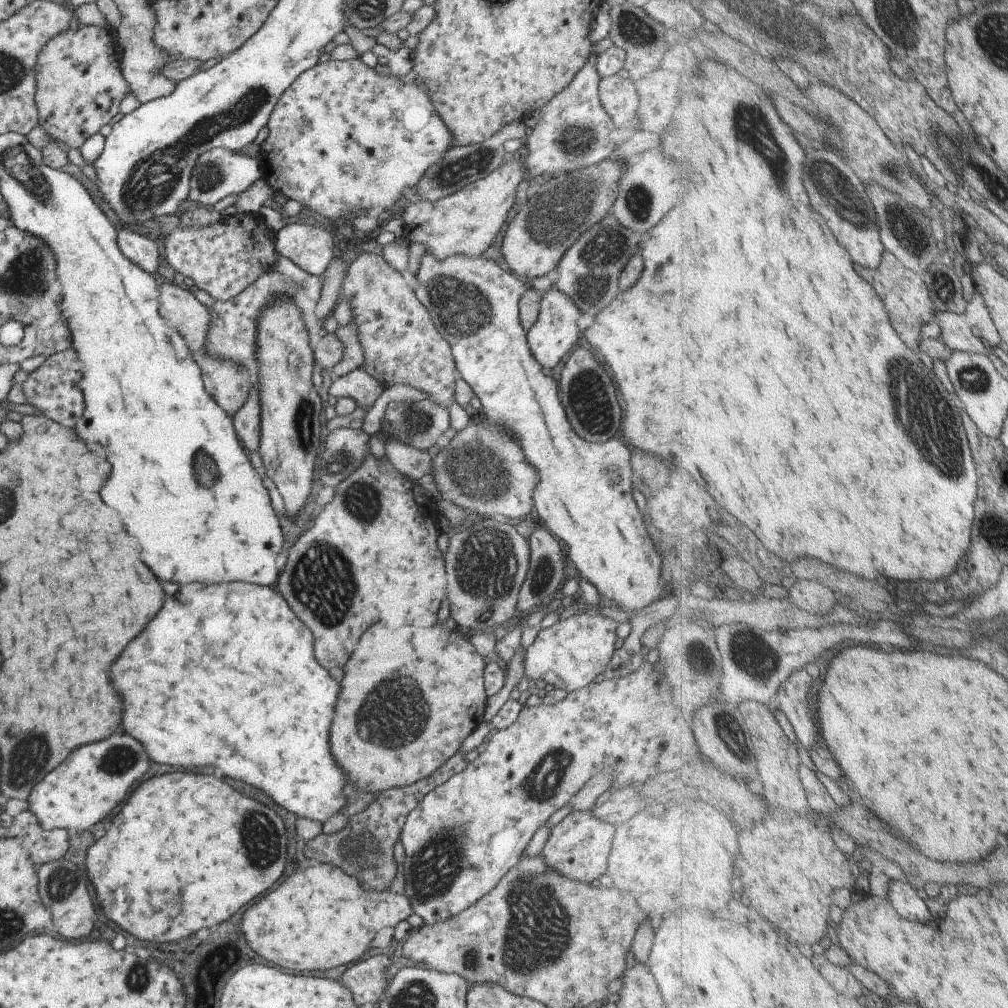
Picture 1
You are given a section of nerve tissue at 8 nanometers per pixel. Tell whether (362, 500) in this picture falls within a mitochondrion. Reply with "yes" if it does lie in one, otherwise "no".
yes

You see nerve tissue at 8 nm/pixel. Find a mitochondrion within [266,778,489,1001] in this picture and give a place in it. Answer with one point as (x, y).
(441, 864)

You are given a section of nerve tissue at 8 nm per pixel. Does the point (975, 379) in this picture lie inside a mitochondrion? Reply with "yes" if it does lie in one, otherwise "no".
yes

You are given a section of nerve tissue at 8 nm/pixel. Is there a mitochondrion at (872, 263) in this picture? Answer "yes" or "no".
no

